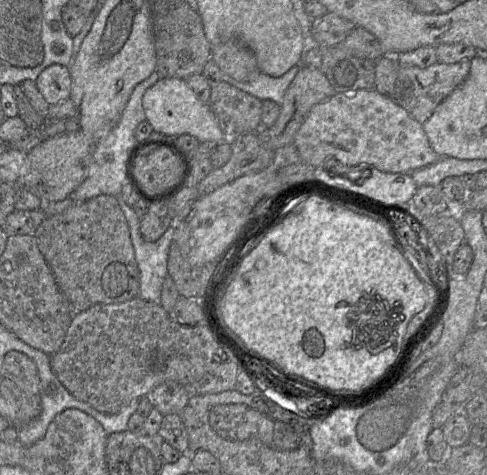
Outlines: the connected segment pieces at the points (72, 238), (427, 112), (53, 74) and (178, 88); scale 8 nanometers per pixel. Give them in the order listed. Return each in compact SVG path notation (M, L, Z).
M99 195L47 217L35 236L73 313L95 304L122 303L138 297L140 271L127 219L116 196Z
M471 60L444 64L435 63L426 68L400 66L392 99L420 124L426 122L435 108L452 93L469 75Z
M49 65L39 74L35 82L50 105L70 97L72 81L69 66Z
M160 78L146 90L142 105L146 121L152 125L153 130L167 137L191 135L200 142L211 143L220 143L229 139L208 103L203 103L196 97L186 79Z

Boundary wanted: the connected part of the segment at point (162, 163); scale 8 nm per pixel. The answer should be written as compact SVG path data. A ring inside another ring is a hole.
M159 148L150 153L139 151L129 167L132 181L145 196L152 197L176 184L182 173L182 164L168 148Z

